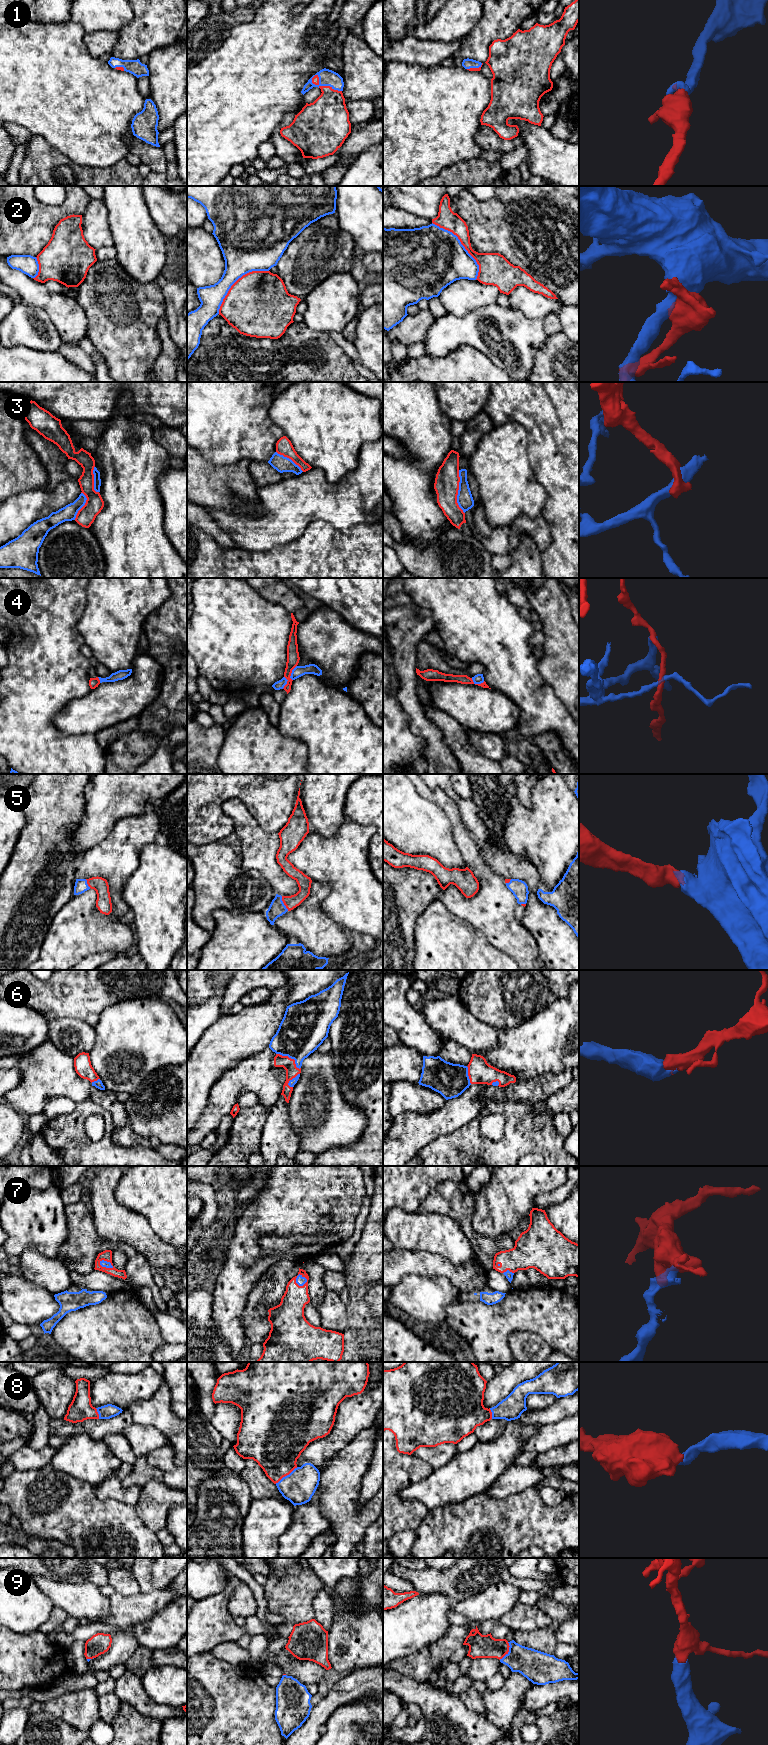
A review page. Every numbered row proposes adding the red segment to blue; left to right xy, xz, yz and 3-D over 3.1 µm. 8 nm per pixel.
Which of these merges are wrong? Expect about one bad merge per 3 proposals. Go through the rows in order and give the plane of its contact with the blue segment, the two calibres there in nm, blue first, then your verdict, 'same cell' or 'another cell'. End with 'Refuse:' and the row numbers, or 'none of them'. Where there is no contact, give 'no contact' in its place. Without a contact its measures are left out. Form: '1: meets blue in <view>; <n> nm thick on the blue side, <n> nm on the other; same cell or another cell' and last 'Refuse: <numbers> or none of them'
1: meets blue in xz; 130 nm thick on the blue side, 320 nm on the other; same cell
2: meets blue in yz; 480 nm thick on the blue side, 180 nm on the other; another cell
3: meets blue in yz; 130 nm thick on the blue side, 200 nm on the other; another cell
4: meets blue in xz; 90 nm thick on the blue side, 100 nm on the other; another cell
5: meets blue in xz; 130 nm thick on the blue side, 110 nm on the other; same cell
6: meets blue in xz; 380 nm thick on the blue side, 100 nm on the other; same cell
7: meets blue in xy; 50 nm thick on the blue side, 90 nm on the other; same cell
8: meets blue in xz; 260 nm thick on the blue side, 400 nm on the other; same cell
9: meets blue in yz; 240 nm thick on the blue side, 190 nm on the other; same cell
Refuse: 2, 3, 4

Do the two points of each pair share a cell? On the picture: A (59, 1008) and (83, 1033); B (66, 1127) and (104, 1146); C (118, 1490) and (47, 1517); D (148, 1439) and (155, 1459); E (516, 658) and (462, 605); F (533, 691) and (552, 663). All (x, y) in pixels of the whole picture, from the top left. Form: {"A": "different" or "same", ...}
{"A": "different", "B": "same", "C": "different", "D": "different", "E": "same", "F": "different"}

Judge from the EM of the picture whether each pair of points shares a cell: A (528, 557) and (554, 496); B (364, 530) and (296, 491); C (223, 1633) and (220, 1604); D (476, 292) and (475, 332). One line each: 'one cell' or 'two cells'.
A: two cells
B: two cells
C: one cell
D: two cells

